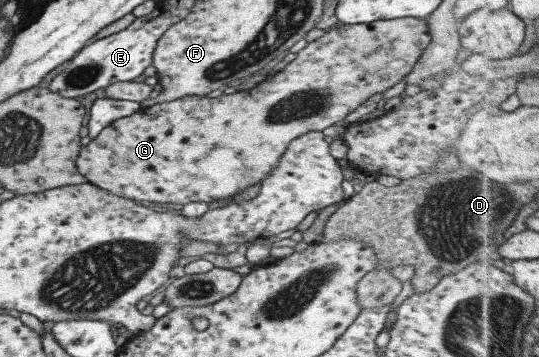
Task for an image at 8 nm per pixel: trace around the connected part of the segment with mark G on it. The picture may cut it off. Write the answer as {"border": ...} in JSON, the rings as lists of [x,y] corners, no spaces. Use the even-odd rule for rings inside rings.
{"border":[[[393,18],[392,20],[379,20],[361,25],[342,25],[337,28],[327,29],[320,37],[313,41],[301,43],[295,48],[295,58],[280,71],[267,76],[254,87],[245,91],[237,91],[233,94],[222,94],[215,98],[207,98],[205,95],[189,95],[181,98],[171,99],[171,101],[163,101],[153,106],[140,108],[137,112],[129,116],[118,118],[101,129],[101,132],[92,138],[87,145],[79,149],[76,158],[77,172],[84,176],[87,183],[96,185],[106,190],[112,195],[126,198],[132,201],[147,200],[147,202],[159,202],[159,204],[189,204],[189,202],[213,202],[213,200],[229,200],[231,196],[239,194],[241,189],[247,186],[258,184],[269,176],[269,172],[277,166],[279,158],[289,142],[294,138],[308,133],[309,131],[321,131],[327,126],[343,120],[349,112],[355,110],[359,104],[365,102],[369,96],[383,92],[387,88],[391,88],[393,84],[405,77],[409,73],[415,61],[419,59],[419,55],[425,50],[427,43],[431,40],[429,31],[426,26],[426,19],[423,18]]]}

